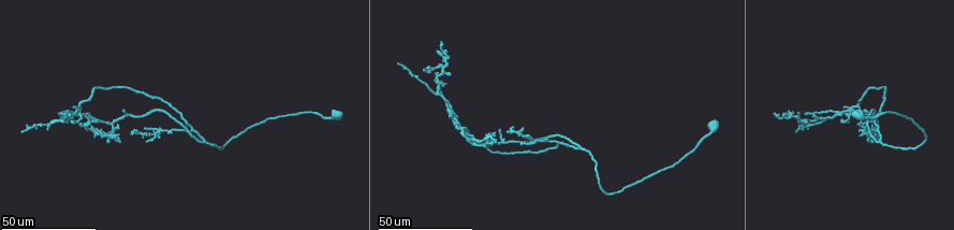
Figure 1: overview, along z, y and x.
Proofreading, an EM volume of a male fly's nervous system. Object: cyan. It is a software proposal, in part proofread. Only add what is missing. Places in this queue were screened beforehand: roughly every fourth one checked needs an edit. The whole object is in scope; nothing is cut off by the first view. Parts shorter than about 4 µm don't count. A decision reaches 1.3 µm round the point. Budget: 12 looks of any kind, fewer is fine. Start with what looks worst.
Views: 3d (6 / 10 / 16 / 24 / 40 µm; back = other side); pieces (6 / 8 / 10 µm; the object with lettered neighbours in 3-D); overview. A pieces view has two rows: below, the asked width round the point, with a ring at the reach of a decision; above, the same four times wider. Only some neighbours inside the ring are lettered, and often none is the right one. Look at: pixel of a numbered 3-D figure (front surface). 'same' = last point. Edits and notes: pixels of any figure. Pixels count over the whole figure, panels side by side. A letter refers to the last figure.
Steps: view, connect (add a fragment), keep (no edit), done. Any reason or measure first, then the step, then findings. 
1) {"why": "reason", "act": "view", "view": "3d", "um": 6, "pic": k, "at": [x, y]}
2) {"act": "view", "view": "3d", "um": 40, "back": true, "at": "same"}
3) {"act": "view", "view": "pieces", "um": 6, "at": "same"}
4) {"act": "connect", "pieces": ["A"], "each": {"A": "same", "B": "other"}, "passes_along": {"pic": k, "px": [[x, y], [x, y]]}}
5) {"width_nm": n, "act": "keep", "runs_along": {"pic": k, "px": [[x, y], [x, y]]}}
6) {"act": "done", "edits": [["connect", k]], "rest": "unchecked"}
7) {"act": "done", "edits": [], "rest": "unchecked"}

{"why": "long arm stops here", "act": "view", "view": "3d", "um": 40, "pic": 1, "at": [399, 64]}

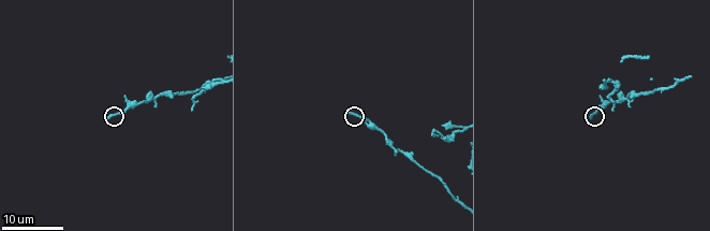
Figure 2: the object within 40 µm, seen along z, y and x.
{"why": "what lies round it", "act": "view", "view": "pieces", "um": 6, "pic": 2, "at": [107, 117]}

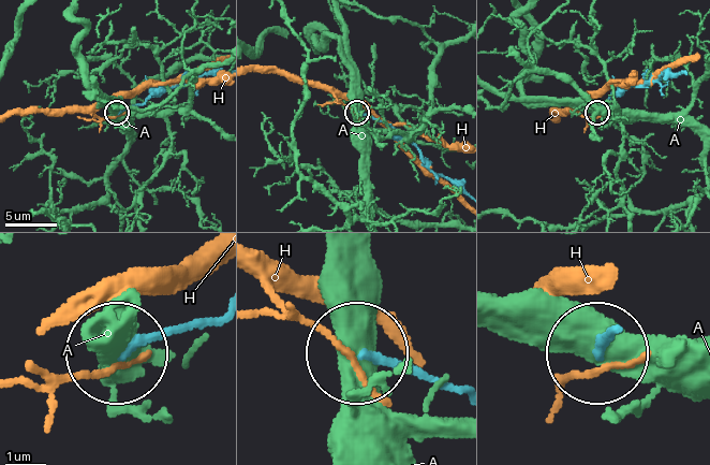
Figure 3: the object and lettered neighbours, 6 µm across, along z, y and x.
{"width_nm": 200, "act": "keep", "each": {"A": "other", "H": "other"}, "runs_along": {"pic": 3, "px": [[459, 395], [359, 353]]}, "found": "none of them fits"}

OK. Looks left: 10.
{"why": "thin end", "act": "view", "view": "3d", "um": 40, "pic": 1, "at": [61, 117]}

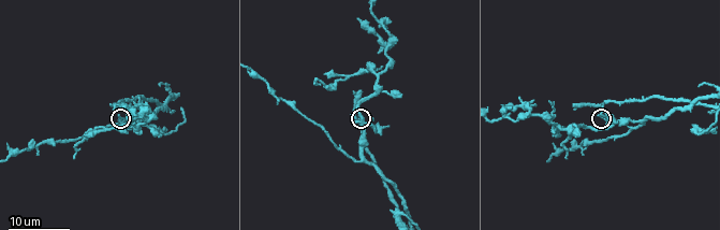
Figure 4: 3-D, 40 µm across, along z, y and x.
{"act": "view", "view": "pieces", "um": 8, "pic": 4, "at": [118, 114]}

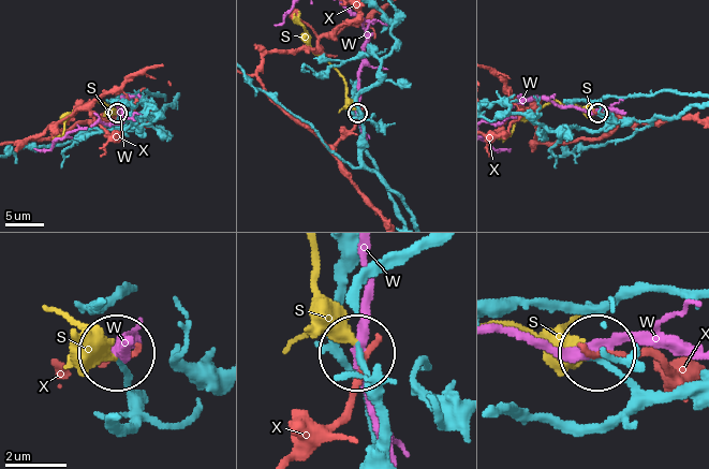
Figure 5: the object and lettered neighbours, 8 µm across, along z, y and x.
{"act": "connect", "pieces": ["S"], "each": {"S": "same", "W": "other", "X": "other"}, "passes_along": {"pic": 5, "px": [[363, 129], [346, 96], [344, 79], [315, 53], [294, 13]]}, "found": "it goes on there"}

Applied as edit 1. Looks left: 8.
{"why": "an open end", "act": "view", "view": "3d", "um": 24, "pic": 1, "at": [147, 129]}

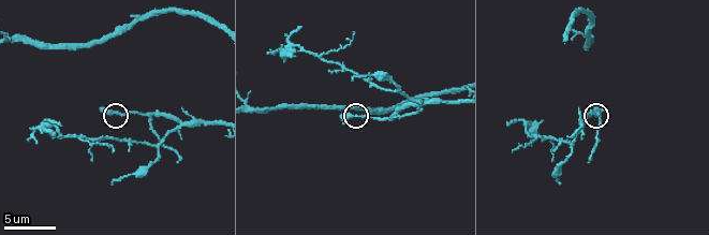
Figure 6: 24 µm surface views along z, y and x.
{"why": "see the neighbours", "act": "view", "view": "pieces", "um": 10, "pic": 6, "at": [101, 112]}

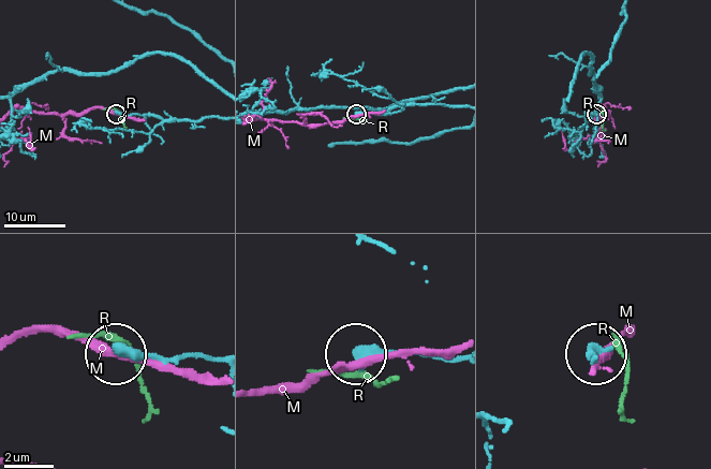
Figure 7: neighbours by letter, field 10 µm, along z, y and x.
{"width_nm": 460, "act": "connect", "pieces": ["R"], "each": {"M": "other", "R": "same"}, "found": "it goes on there"}

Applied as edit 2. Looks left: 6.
{"act": "view", "view": "overview"}

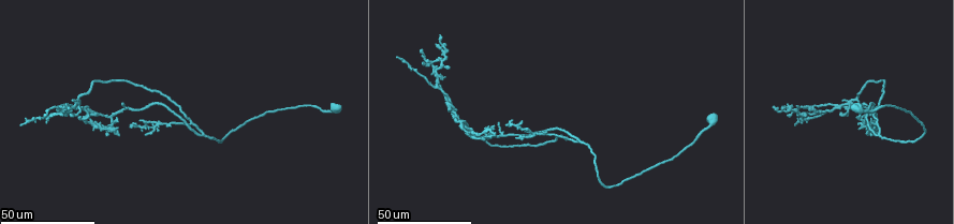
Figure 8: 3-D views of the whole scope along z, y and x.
{"why": "branch stops here", "act": "view", "view": "3d", "um": 24, "pic": 8, "at": [772, 108]}

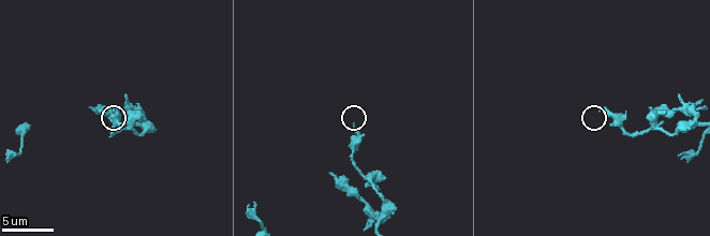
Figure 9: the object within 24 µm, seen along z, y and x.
{"act": "view", "view": "pieces", "um": 6, "pic": 9, "at": [602, 108]}

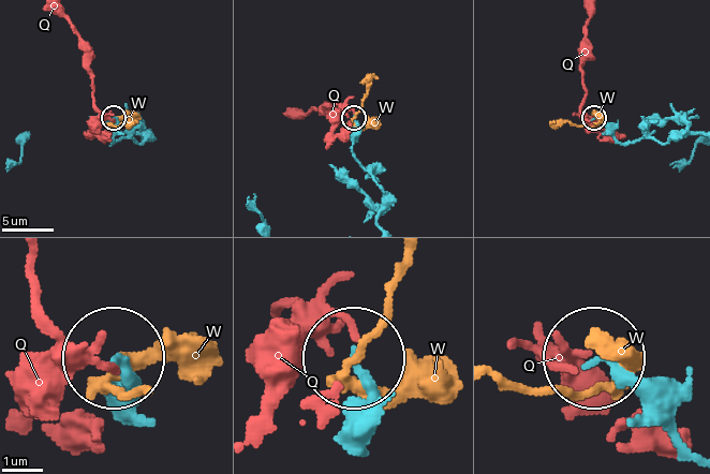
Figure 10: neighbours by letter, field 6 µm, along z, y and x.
{"act": "keep", "each": {"Q": "other", "W": "other"}, "runs_along": {"pic": 10, "px": [[692, 453], [592, 360]]}, "found": "no lettered fragment goes on from it"}

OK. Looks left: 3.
{"act": "view", "view": "pieces", "um": 10, "pic": 9, "at": [650, 107]}

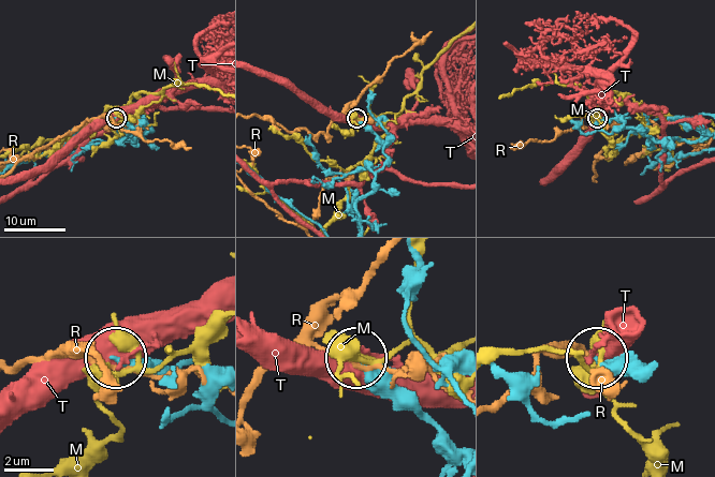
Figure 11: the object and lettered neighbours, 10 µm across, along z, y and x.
{"act": "keep", "each": {"M": "other", "R": "other", "T": "other"}, "runs_along": {"pic": 11, "px": [[650, 366], [613, 368], [597, 358]]}, "found": "no lettered fragment goes on from it"}

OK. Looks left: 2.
{"why": "branch stops here", "act": "view", "view": "3d", "um": 16, "pic": 4, "at": [160, 134]}

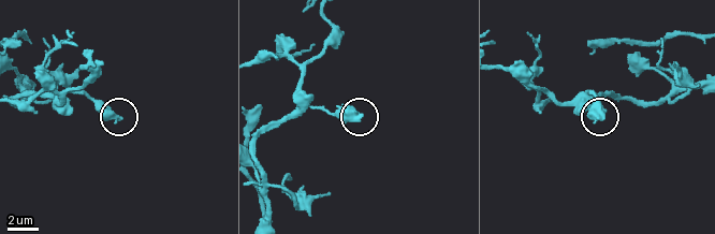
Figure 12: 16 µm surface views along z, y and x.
{"act": "view", "view": "pieces", "um": 10, "pic": 12, "at": [121, 116]}

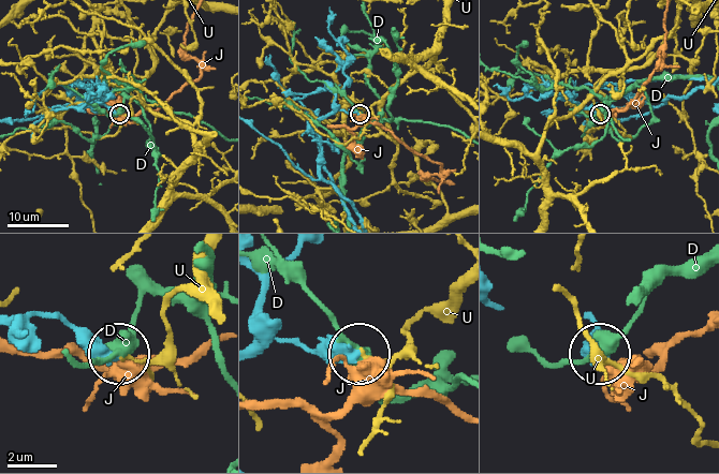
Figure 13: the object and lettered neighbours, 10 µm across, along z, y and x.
{"width_nm": 410, "act": "keep", "each": {"D": "other", "J": "other", "U": "other"}, "found": "none of them fits"}

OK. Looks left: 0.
{"act": "done", "edits": [["connect", 5], ["connect", 7]], "rest": "unchecked"}

